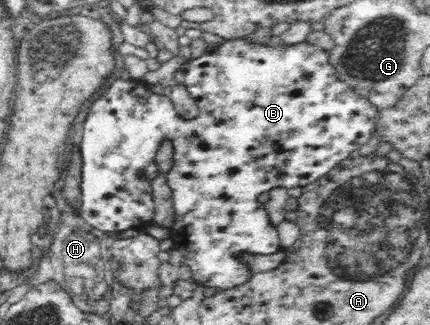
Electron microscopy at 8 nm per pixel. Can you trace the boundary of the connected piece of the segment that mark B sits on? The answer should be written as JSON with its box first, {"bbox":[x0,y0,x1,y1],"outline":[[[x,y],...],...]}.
{"bbox":[79,37,379,291],"outline":[[[247,37],[224,39],[221,45],[208,45],[208,50],[204,55],[196,59],[189,59],[180,66],[175,72],[175,80],[179,84],[185,85],[191,97],[197,103],[199,114],[195,118],[184,119],[183,115],[179,115],[179,111],[175,110],[175,105],[172,104],[171,98],[165,97],[162,94],[152,93],[150,90],[150,81],[144,79],[141,81],[132,81],[131,79],[123,80],[117,76],[110,81],[109,88],[94,100],[88,109],[87,114],[83,114],[81,126],[83,126],[83,136],[79,146],[81,155],[81,196],[80,208],[82,217],[99,232],[102,233],[122,233],[129,228],[138,228],[143,226],[145,222],[152,221],[154,217],[154,200],[152,189],[149,185],[153,178],[157,178],[157,164],[155,164],[155,154],[159,150],[159,144],[163,140],[171,140],[175,146],[175,152],[171,152],[171,164],[173,168],[169,170],[169,186],[173,188],[172,196],[175,202],[176,220],[173,226],[172,240],[174,247],[177,249],[184,260],[184,264],[191,267],[193,272],[193,282],[199,283],[205,287],[213,287],[217,291],[222,291],[234,286],[239,286],[244,282],[251,280],[251,269],[247,263],[241,261],[243,254],[259,254],[267,256],[275,254],[283,250],[278,238],[276,226],[271,223],[269,215],[265,214],[263,204],[257,201],[257,196],[262,192],[270,192],[275,187],[294,187],[307,186],[312,182],[317,181],[322,176],[327,175],[330,170],[333,170],[339,162],[346,160],[356,154],[363,144],[369,142],[371,134],[379,116],[379,111],[376,106],[373,106],[367,98],[356,93],[348,84],[340,81],[334,73],[334,68],[329,62],[329,55],[326,50],[319,46],[311,45],[306,41],[295,45],[279,45],[277,39],[267,45],[253,44],[248,41]]]}

